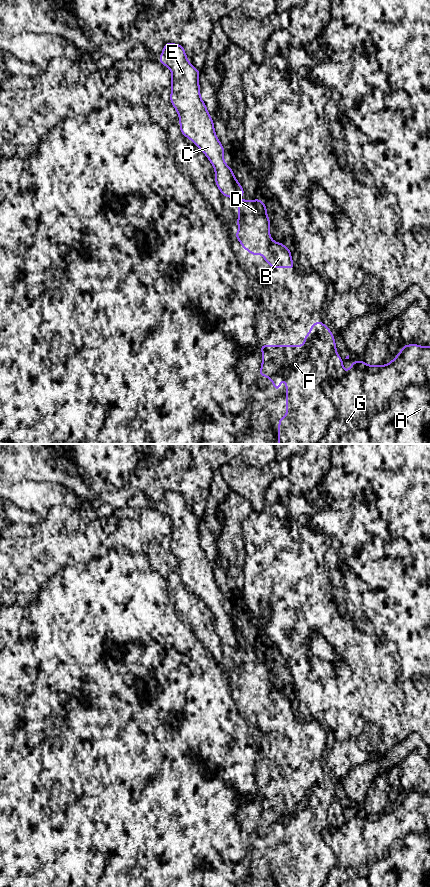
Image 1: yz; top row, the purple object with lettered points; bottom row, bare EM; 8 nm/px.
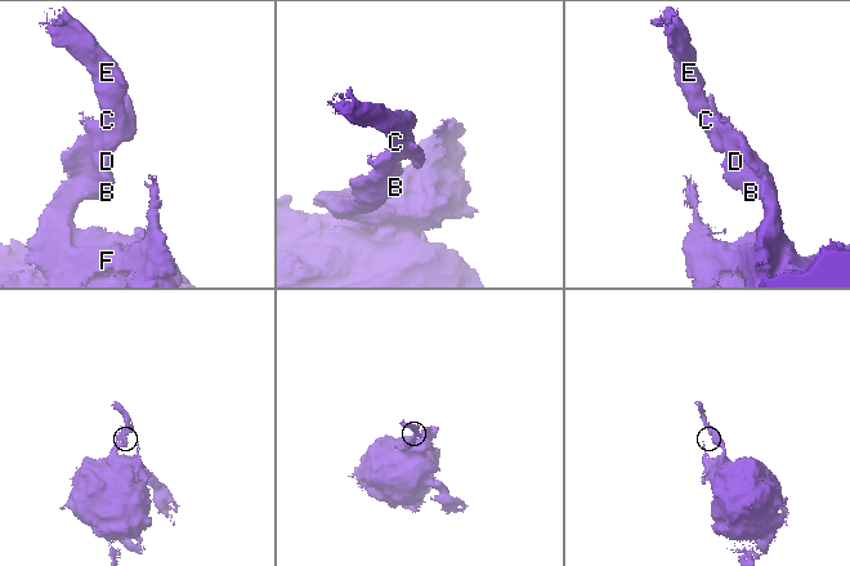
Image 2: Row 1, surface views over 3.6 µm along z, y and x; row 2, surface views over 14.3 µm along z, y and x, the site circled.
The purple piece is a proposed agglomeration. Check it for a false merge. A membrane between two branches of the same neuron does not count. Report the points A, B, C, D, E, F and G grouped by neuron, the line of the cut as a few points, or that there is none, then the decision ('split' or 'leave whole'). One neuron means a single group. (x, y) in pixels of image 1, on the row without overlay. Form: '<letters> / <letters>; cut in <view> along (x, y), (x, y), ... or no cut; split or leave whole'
A B D F G / C E; cut in yz along (233, 624), (237, 641); split

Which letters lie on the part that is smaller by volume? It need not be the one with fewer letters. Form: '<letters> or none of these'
C, E

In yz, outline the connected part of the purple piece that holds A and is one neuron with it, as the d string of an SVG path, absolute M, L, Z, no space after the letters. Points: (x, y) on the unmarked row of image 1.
M319 768L311 773L310 780L304 784L303 793L262 793L260 796L262 812L259 825L268 825L276 839L280 838L281 828L286 830L286 863L279 866L278 887L430 887L430 794L404 792L397 804L386 813L368 813L358 808L352 810L346 820L336 798L334 783Z

